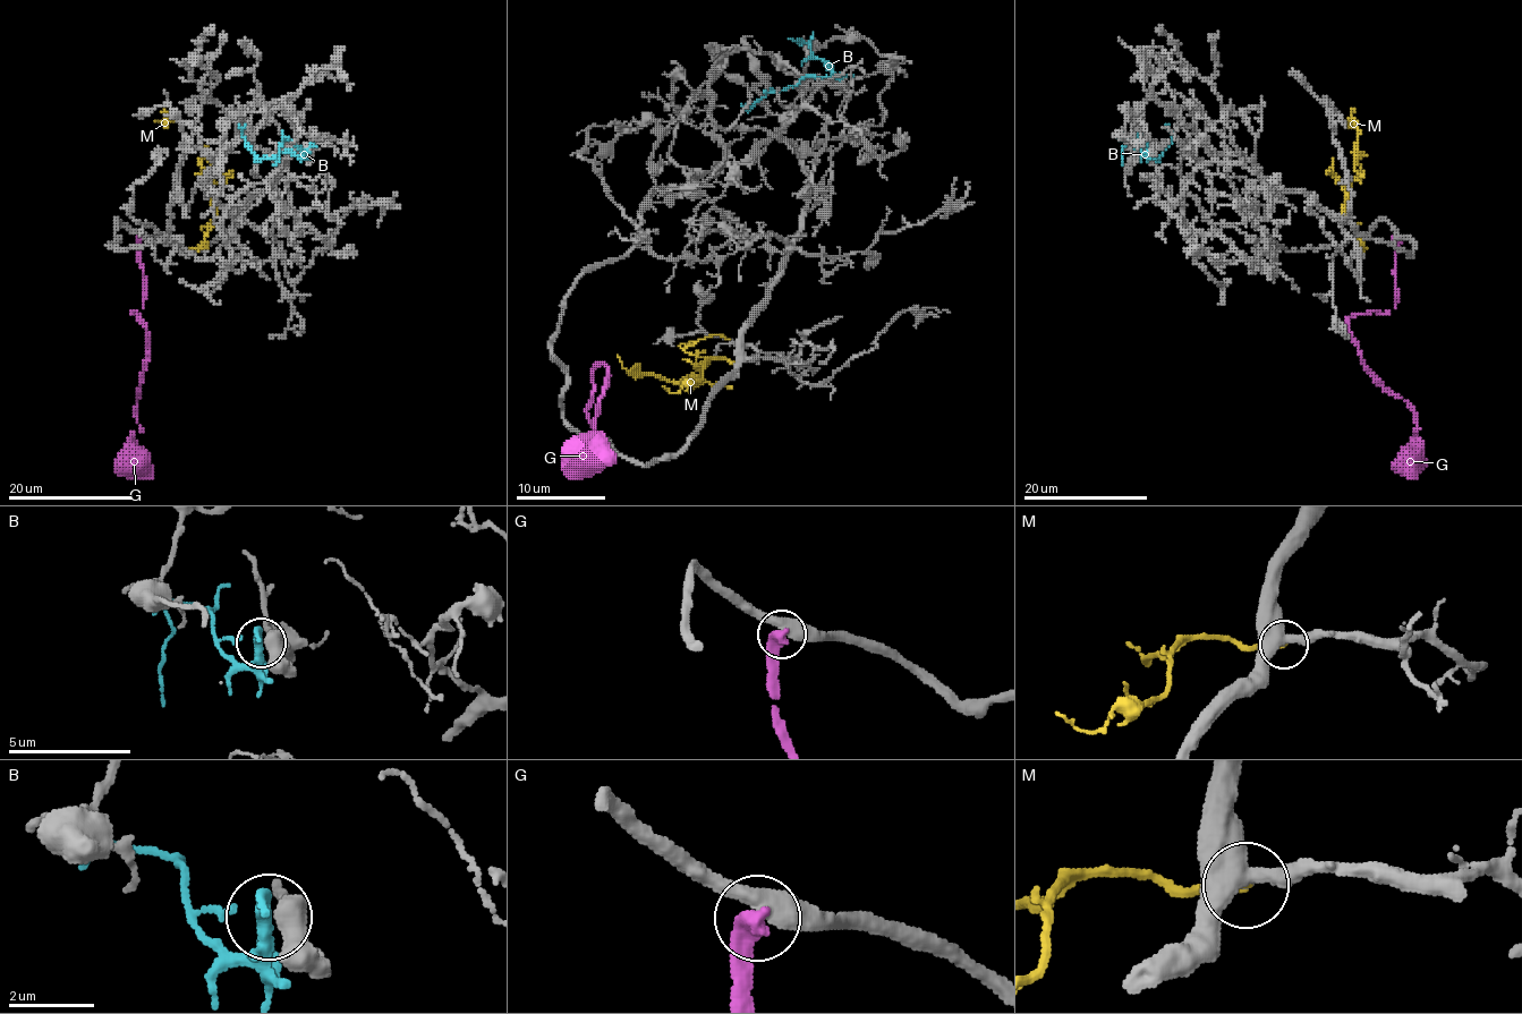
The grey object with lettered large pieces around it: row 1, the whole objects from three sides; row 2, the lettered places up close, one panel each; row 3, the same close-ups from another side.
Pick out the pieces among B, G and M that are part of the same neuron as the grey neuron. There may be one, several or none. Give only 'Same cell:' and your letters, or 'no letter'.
Same cell: M

